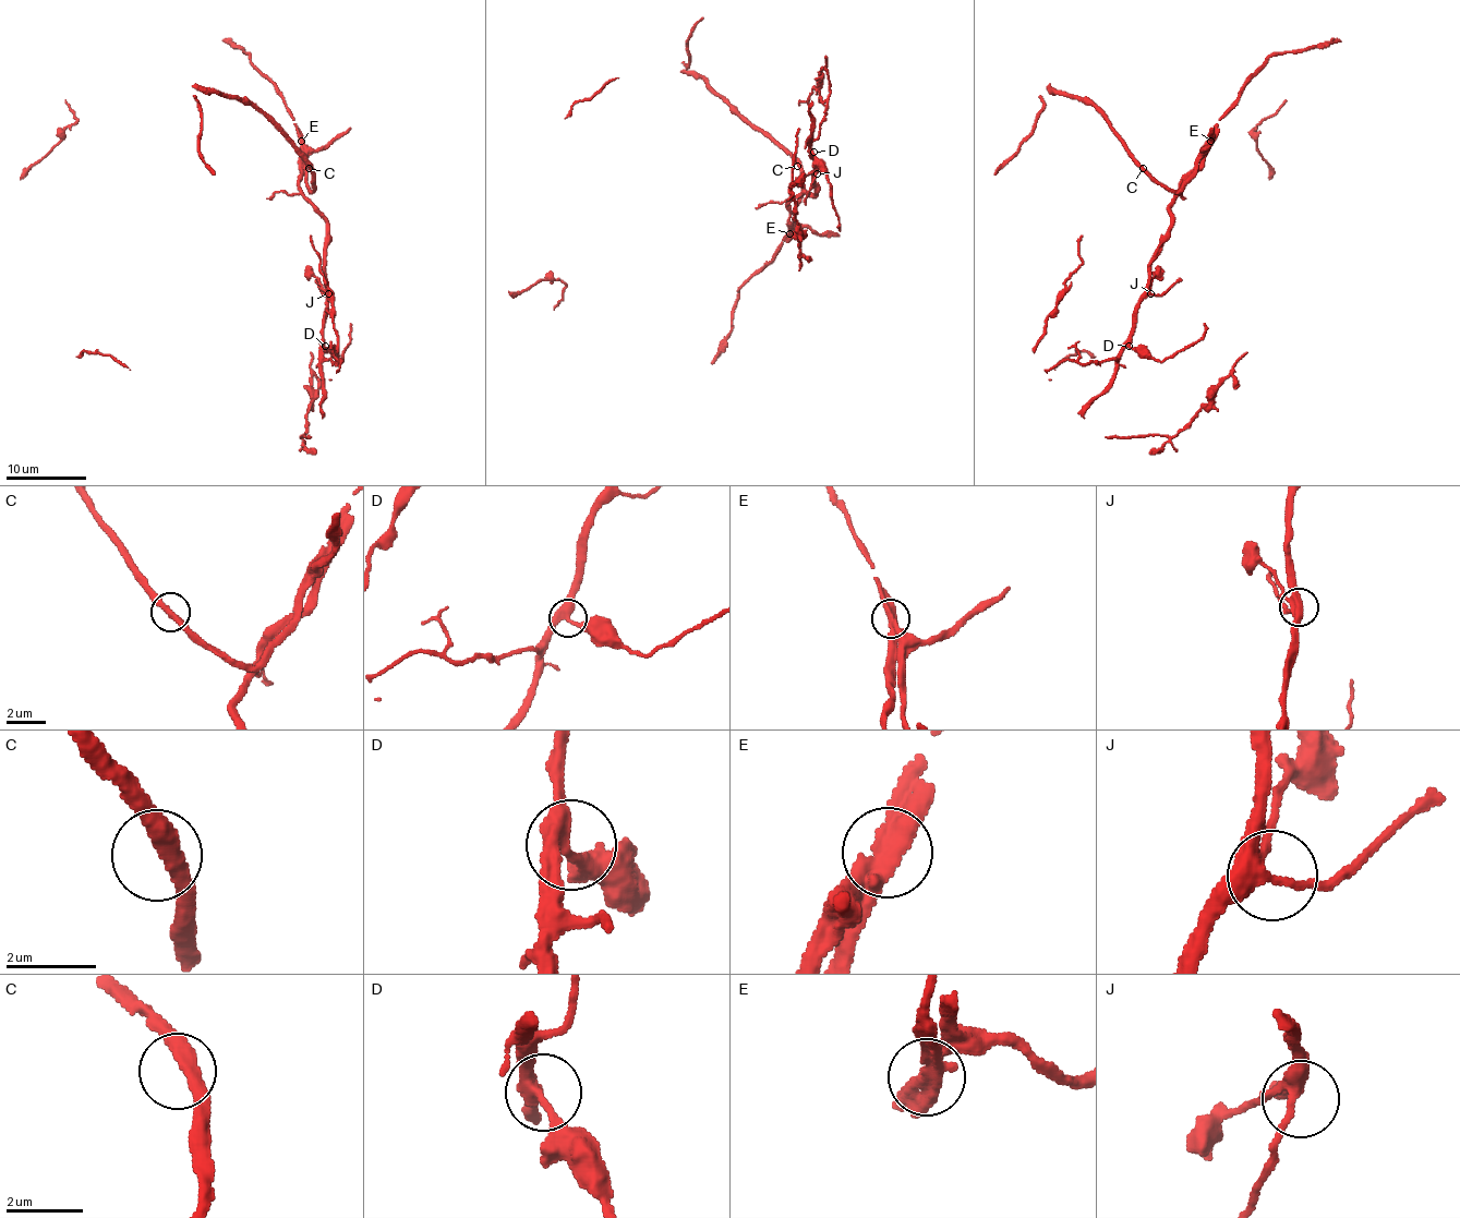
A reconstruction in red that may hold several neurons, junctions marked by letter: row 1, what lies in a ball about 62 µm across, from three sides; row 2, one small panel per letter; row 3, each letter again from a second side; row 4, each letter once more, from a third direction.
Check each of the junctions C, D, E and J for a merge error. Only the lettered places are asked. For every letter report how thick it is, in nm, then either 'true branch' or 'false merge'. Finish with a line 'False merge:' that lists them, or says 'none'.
C: 380 nm | true branch
D: 360 nm | true branch
E: 420 nm | false merge
J: 360 nm | true branch
False merge: E

